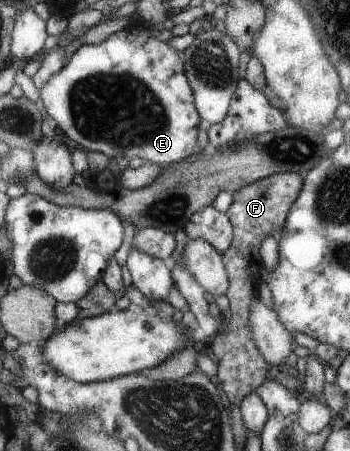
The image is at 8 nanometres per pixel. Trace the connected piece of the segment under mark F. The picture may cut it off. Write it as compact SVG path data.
M288 171L257 180L256 183L242 187L234 192L235 201L229 208L228 216L235 228L233 243L223 254L231 285L227 292L230 313L226 328L213 339L212 349L218 360L218 382L223 392L228 394L234 406L241 406L242 401L266 382L270 363L258 348L255 334L249 326L251 309L258 299L260 270L265 264L261 255L261 246L270 235L278 235L277 228L285 226L293 204L297 202L305 177L299 172Z

